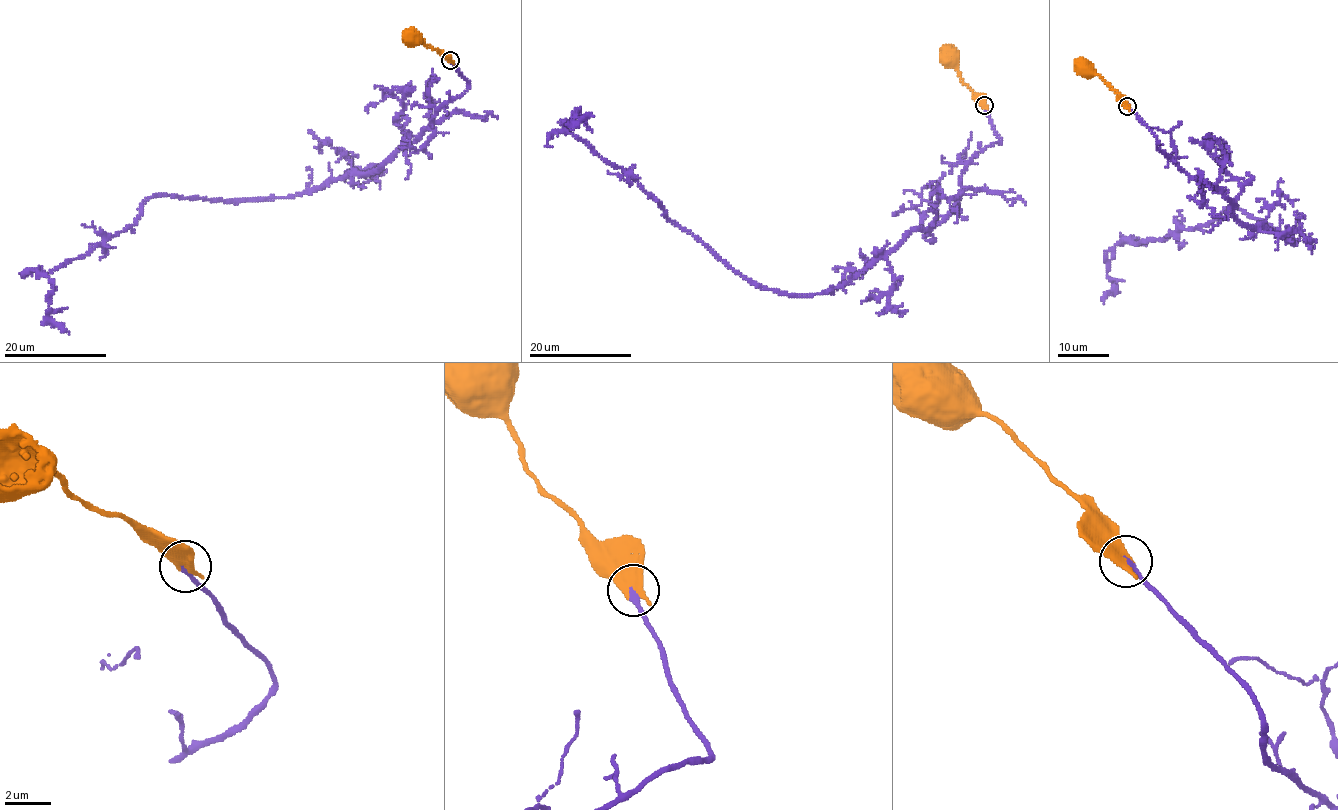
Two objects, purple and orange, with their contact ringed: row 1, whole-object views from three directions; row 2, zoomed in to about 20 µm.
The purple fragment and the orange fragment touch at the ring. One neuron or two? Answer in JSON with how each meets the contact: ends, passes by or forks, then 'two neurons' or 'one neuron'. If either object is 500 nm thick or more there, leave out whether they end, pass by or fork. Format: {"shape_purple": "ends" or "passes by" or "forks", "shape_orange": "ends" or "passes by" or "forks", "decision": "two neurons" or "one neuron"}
{"shape_purple": "ends", "shape_orange": "ends", "decision": "two neurons"}

